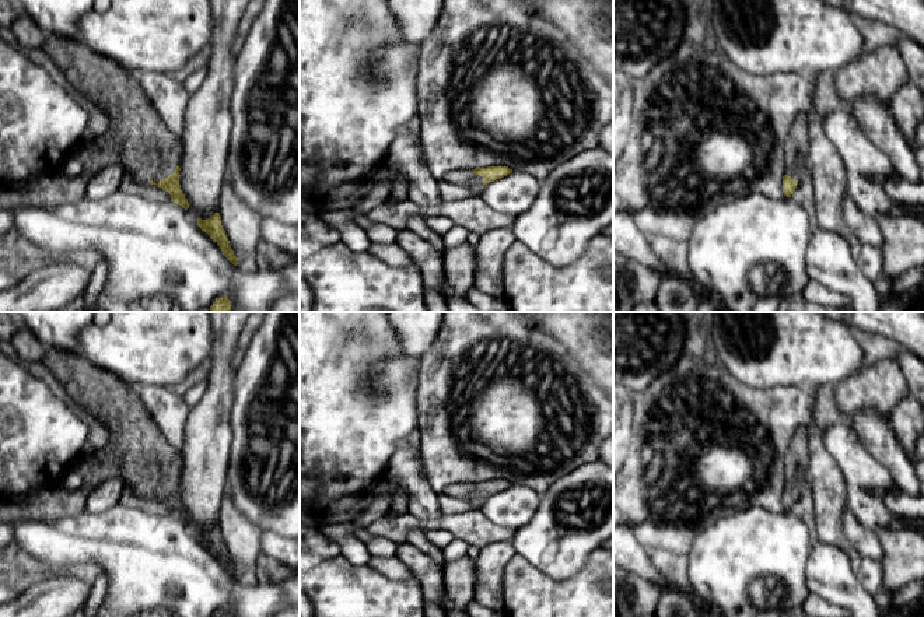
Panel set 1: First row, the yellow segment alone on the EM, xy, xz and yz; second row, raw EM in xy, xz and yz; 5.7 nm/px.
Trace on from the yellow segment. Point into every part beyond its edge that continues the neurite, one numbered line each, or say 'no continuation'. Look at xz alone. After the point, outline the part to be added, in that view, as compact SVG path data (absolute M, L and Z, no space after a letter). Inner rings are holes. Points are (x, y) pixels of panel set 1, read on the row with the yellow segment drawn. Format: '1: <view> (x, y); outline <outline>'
1: xz (465, 176); outline M461 169L461 171L451 171L442 178L444 180L456 183L456 185L466 185L466 186L475 186L475 185L483 185L483 176L475 175L472 169Z

